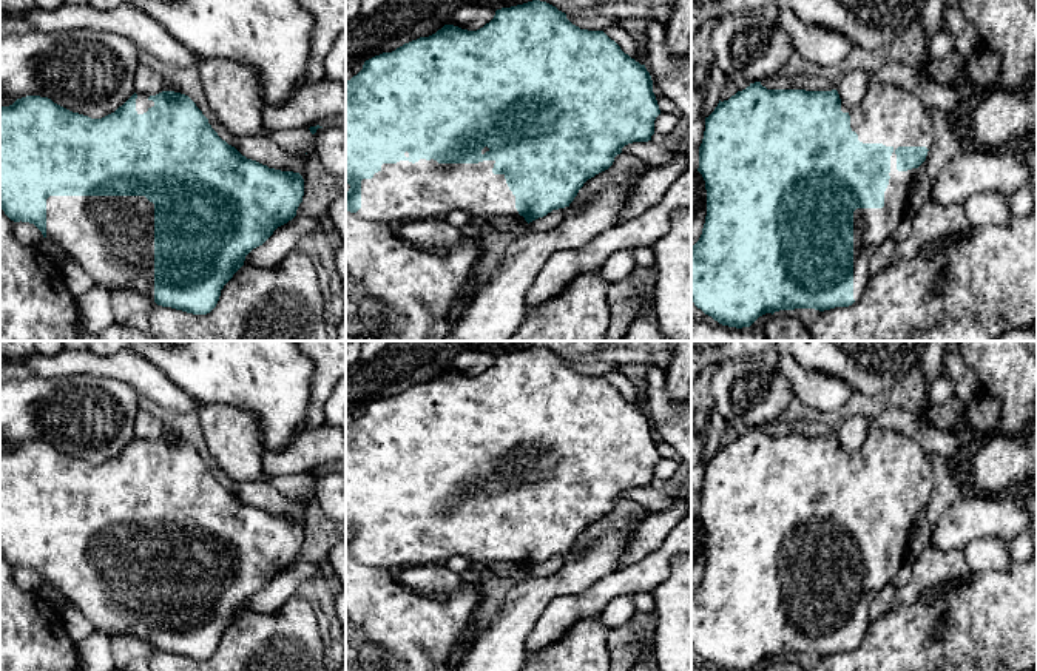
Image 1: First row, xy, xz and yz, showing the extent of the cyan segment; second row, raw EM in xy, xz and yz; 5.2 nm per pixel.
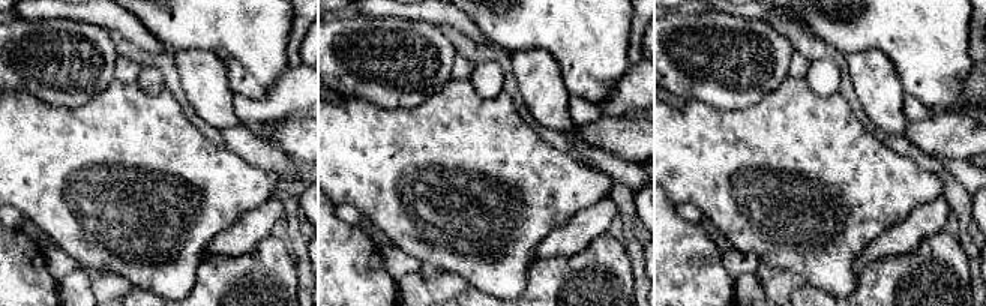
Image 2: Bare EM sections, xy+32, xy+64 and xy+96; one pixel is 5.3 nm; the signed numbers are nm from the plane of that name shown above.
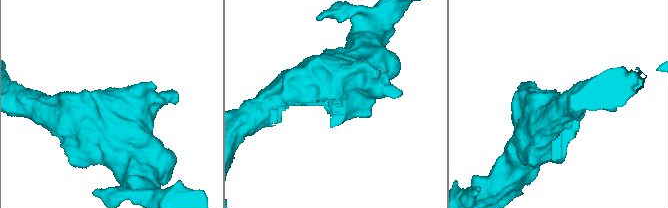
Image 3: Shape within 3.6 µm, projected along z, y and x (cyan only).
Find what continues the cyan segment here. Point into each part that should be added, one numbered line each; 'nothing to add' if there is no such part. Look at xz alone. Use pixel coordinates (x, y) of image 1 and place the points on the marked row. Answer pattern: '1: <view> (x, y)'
1: xz (400, 192)

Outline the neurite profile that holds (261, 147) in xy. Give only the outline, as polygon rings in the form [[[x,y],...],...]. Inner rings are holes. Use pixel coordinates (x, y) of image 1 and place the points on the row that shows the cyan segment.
[[[269,134],[235,137],[238,151],[247,159],[256,160],[269,168],[299,173],[306,182],[309,156],[306,153],[289,153],[278,147]]]

